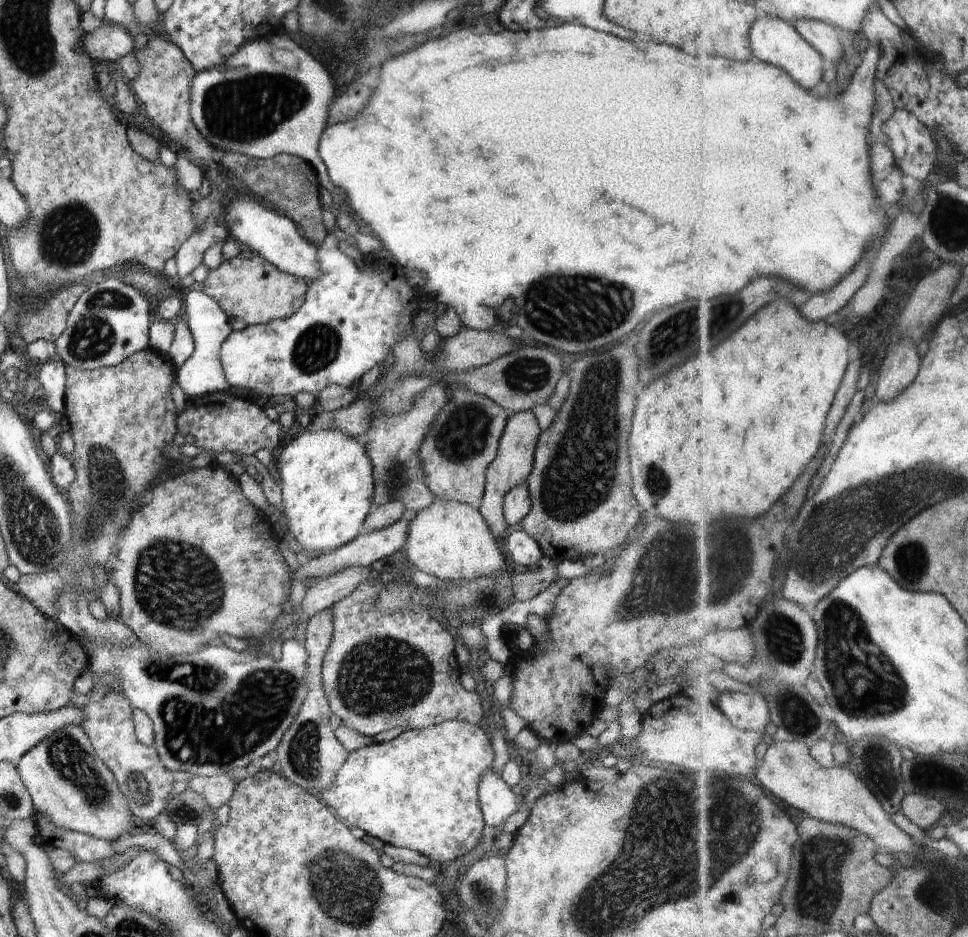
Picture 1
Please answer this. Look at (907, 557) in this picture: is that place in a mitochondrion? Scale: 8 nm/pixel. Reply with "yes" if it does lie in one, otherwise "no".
yes

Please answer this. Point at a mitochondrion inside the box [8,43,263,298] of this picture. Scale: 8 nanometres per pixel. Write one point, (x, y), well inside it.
(68, 234)

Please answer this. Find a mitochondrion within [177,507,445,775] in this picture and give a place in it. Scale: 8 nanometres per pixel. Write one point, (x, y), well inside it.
(384, 674)

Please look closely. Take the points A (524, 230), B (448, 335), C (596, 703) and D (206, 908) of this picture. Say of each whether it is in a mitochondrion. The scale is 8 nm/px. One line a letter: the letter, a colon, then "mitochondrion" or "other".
A: other
B: other
C: other
D: other

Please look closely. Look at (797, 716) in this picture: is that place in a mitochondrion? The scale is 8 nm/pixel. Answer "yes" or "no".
yes

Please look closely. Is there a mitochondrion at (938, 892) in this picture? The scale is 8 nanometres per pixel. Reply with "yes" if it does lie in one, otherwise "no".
yes

